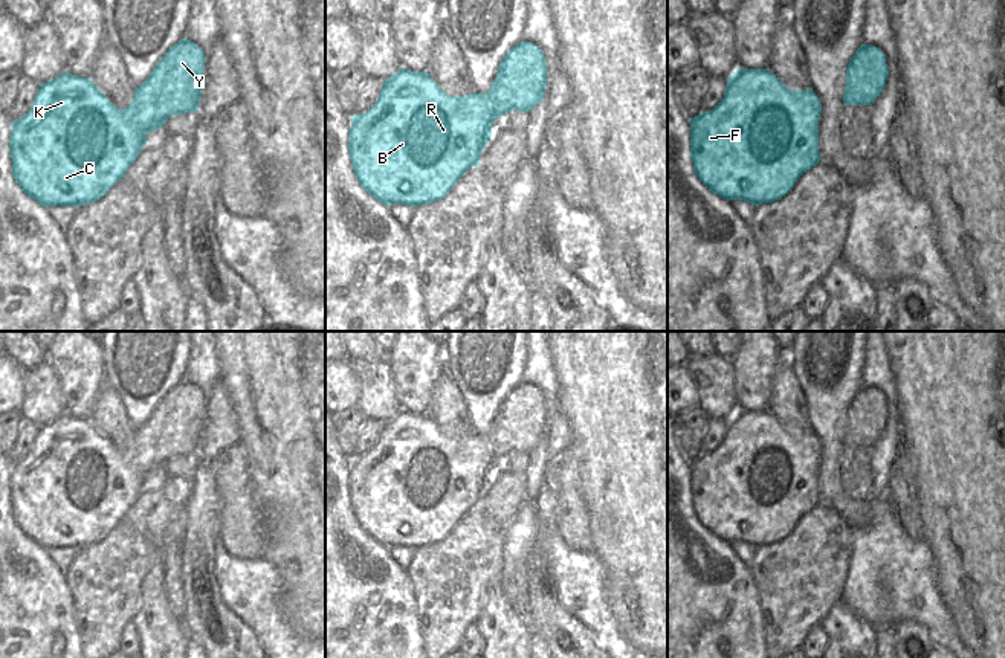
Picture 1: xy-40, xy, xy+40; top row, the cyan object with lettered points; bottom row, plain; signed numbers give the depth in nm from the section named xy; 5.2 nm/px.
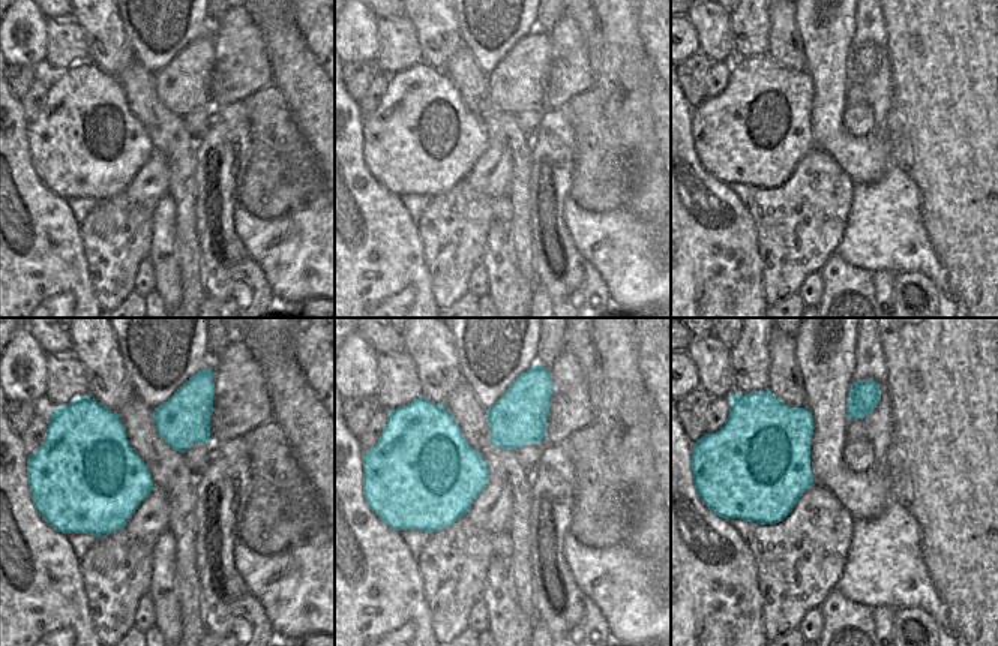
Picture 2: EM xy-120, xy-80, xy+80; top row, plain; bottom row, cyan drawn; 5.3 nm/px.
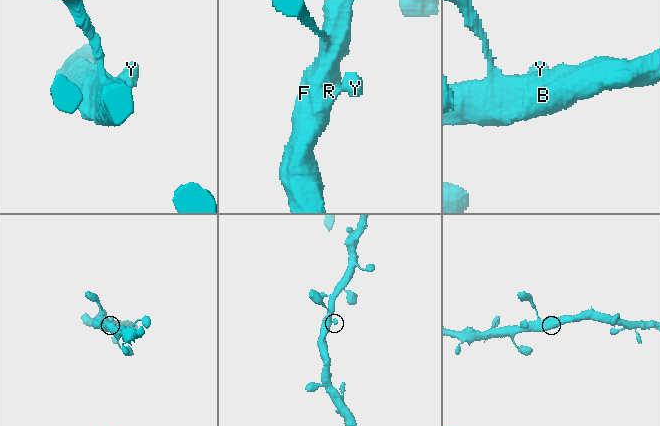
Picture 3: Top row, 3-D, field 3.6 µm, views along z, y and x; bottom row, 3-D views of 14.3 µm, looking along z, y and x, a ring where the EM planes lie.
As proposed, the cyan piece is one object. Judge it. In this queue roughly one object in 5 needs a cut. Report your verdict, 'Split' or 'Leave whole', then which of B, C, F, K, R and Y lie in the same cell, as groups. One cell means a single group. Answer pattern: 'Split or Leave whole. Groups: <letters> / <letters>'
Leave whole. Groups: B C F K R Y

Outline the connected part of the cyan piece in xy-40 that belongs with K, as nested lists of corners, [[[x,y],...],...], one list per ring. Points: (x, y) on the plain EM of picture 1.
[[[182,380],[159,402],[150,418],[134,429],[131,446],[119,452],[93,424],[63,414],[40,426],[31,452],[12,463],[9,498],[12,519],[41,548],[84,548],[104,539],[134,505],[147,476],[173,456],[199,453],[205,424],[205,394]]]

